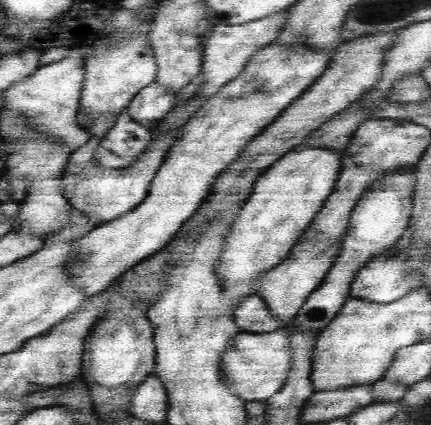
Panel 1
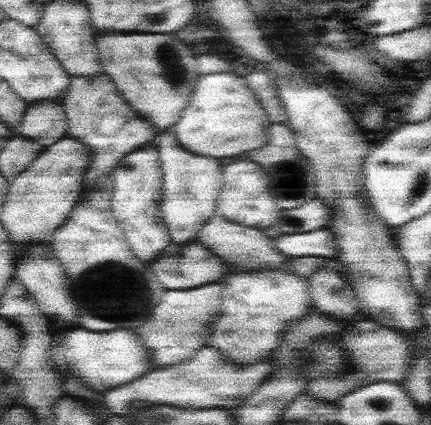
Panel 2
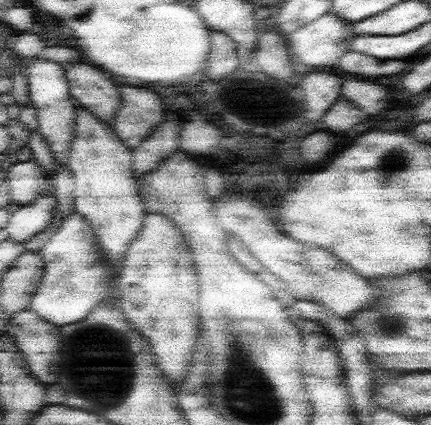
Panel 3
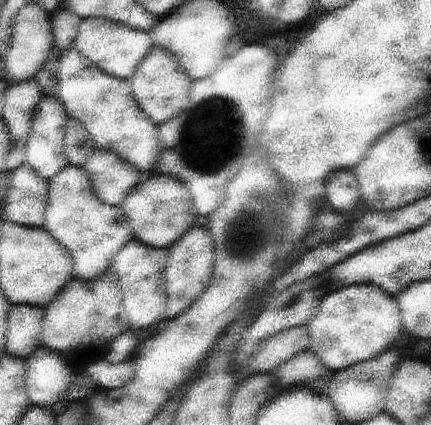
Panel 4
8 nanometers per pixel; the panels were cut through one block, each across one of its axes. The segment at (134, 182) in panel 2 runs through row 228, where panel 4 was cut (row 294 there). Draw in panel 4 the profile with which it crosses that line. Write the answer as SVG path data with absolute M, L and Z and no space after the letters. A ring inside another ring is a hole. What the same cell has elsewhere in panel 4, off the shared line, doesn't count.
M139 240L125 244L115 256L115 274L119 278L119 286L123 288L123 302L125 302L125 322L129 322L129 330L151 330L151 326L167 320L167 262L171 260L169 248L151 248Z

